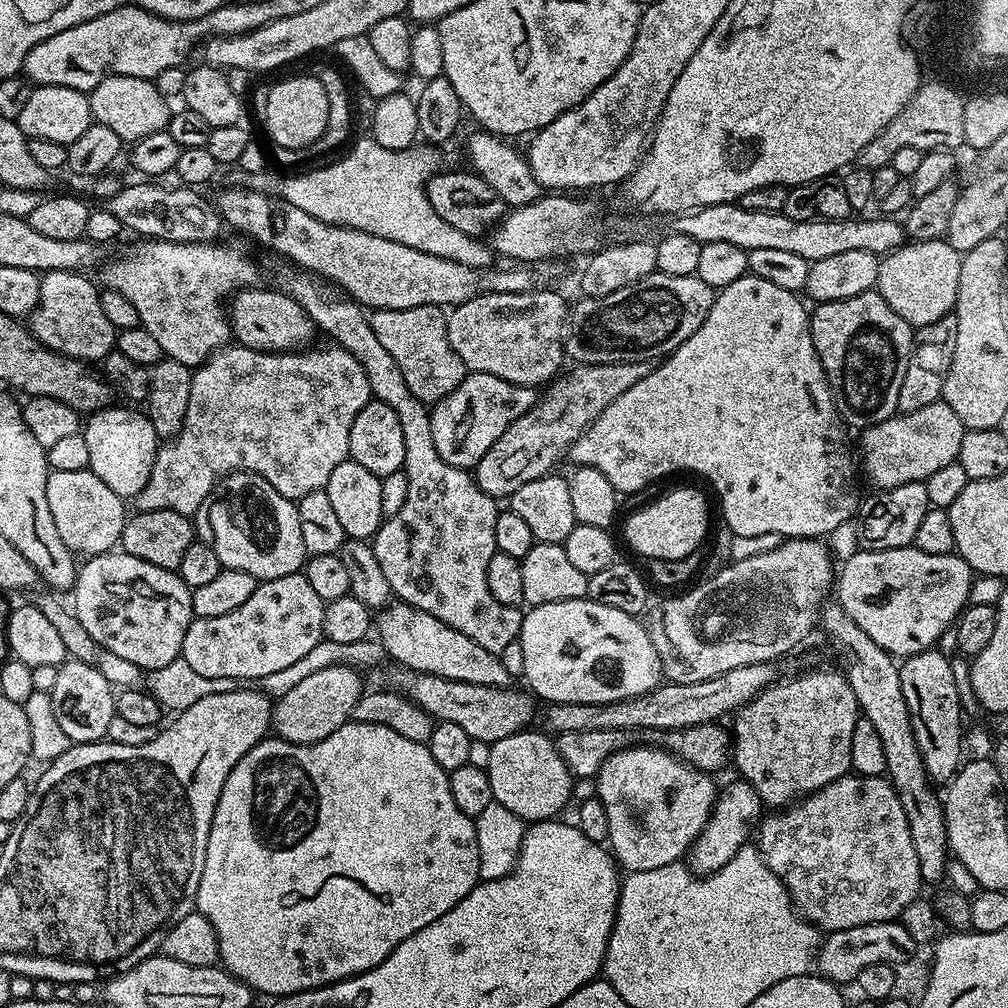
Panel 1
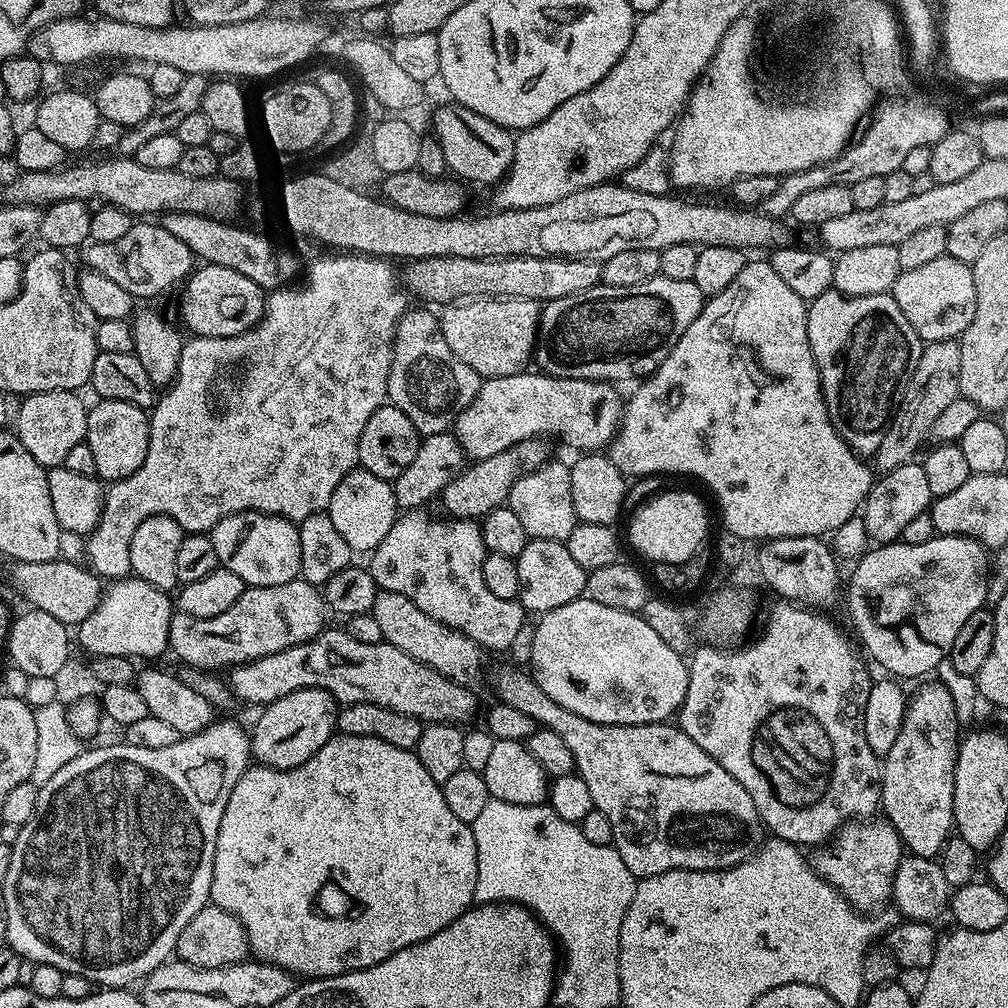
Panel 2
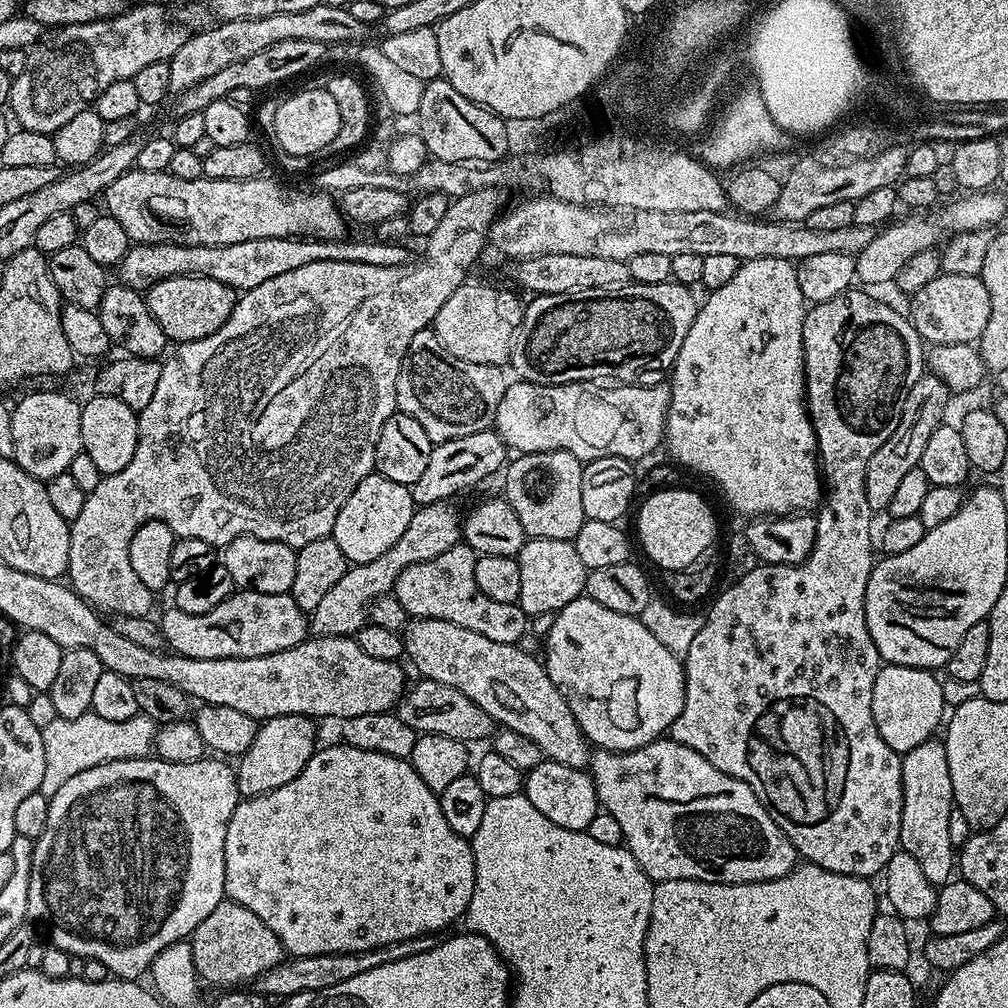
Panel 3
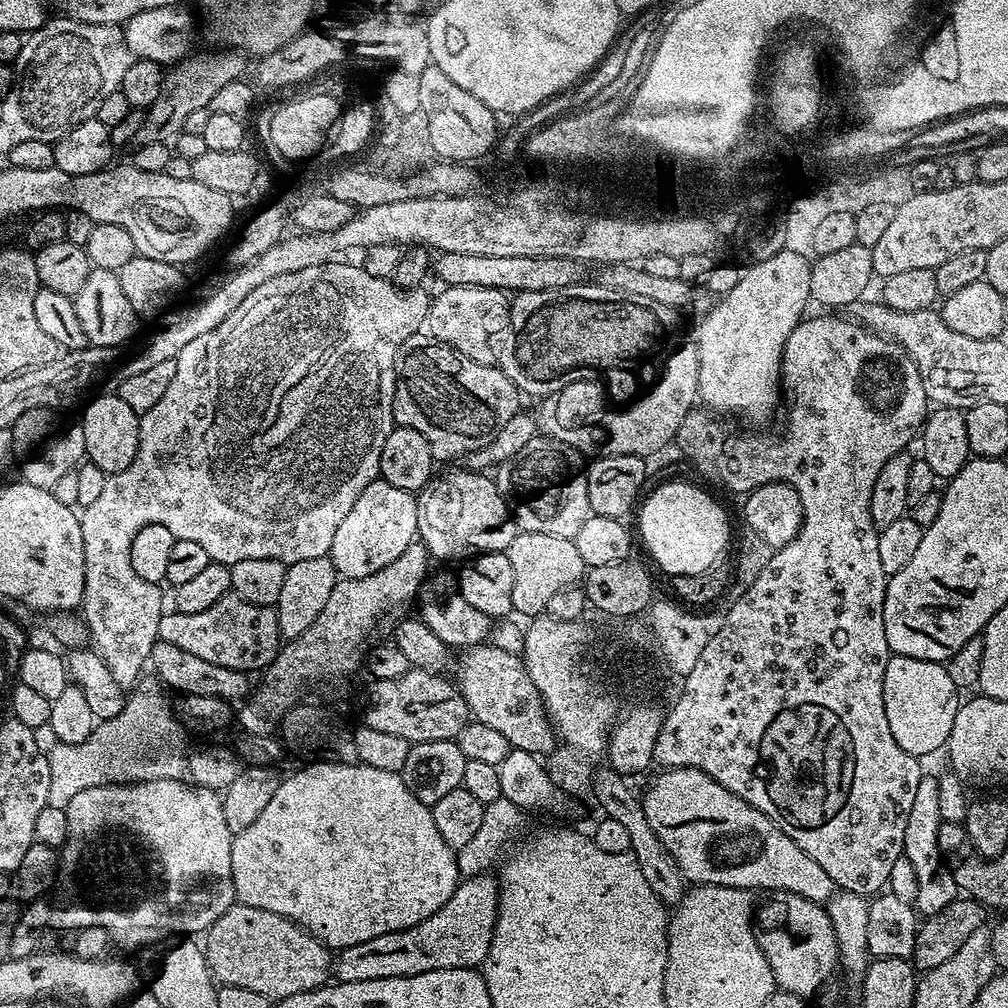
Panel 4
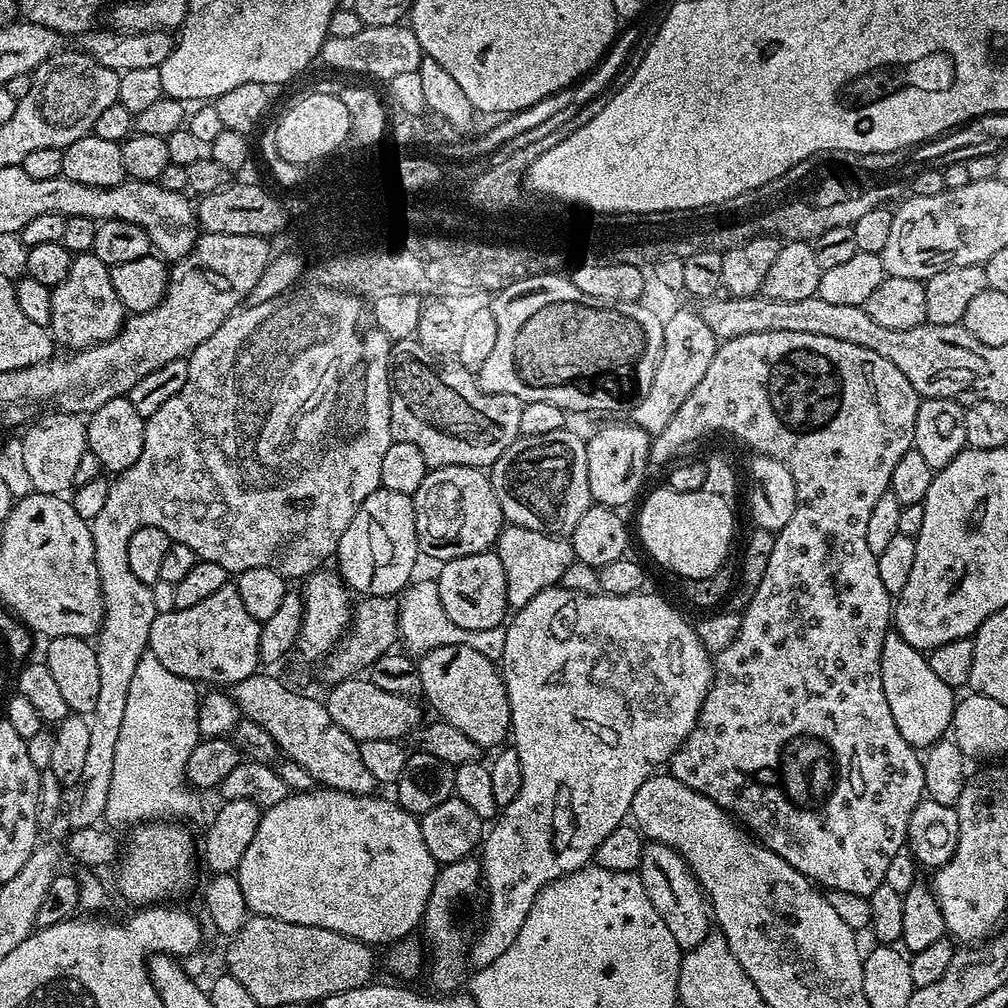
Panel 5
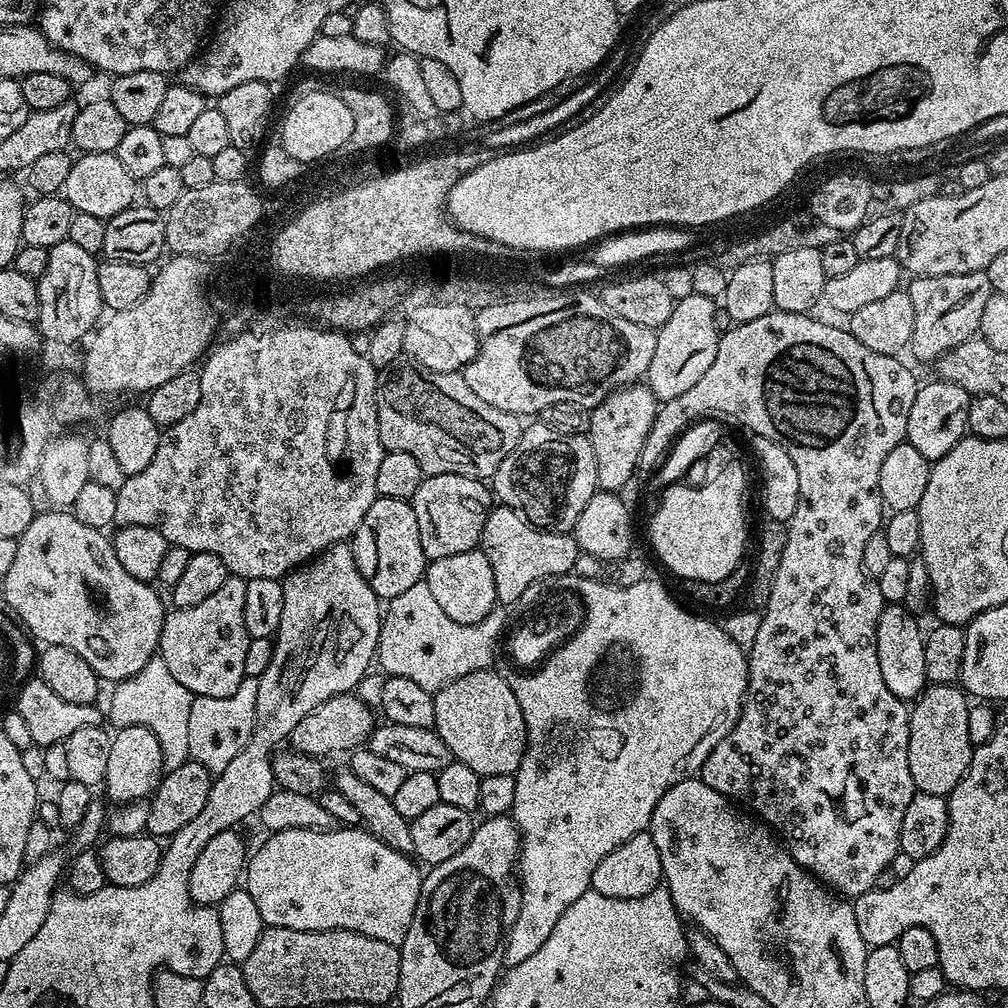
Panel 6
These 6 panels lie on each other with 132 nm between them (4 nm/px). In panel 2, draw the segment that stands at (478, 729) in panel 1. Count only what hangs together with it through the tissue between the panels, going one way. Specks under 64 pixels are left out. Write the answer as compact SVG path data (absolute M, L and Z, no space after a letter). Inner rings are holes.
M331 628L304 644L290 646L290 650L266 654L266 658L249 664L237 664L226 676L235 699L263 706L294 694L294 690L321 688L341 705L370 702L421 722L464 726L475 714L476 696L471 687L446 679L438 670L410 658L410 654L402 654L393 644L354 642L347 630Z

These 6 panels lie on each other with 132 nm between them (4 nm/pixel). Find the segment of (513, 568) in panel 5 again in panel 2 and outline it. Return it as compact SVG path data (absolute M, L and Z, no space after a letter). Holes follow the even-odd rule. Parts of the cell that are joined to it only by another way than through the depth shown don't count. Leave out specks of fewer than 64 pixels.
M529 539L522 554L514 559L518 566L518 599L525 613L543 614L558 610L558 606L566 606L566 602L574 602L584 596L588 573L582 566L578 566L578 561L570 554L565 541Z

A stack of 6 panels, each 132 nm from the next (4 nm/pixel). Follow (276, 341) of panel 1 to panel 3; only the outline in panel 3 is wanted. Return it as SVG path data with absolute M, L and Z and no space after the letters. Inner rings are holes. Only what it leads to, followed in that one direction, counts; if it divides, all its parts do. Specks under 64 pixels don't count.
M175 276L153 284L147 289L146 299L150 314L154 314L154 322L162 326L173 345L178 345L206 338L221 328L234 310L238 293L222 282L214 282L214 278Z

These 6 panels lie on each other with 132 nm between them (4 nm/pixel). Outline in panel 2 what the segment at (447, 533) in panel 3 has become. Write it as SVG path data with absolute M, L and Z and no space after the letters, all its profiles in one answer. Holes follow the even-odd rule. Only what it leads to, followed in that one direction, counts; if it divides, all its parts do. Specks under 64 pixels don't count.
M544 438L523 440L502 450L502 454L494 454L485 460L469 463L451 484L444 487L438 497L439 503L444 503L444 508L448 511L445 513L458 520L474 521L490 515L495 508L501 507L507 501L510 490L514 482L518 482L518 478L548 463L550 459L548 444L549 441Z

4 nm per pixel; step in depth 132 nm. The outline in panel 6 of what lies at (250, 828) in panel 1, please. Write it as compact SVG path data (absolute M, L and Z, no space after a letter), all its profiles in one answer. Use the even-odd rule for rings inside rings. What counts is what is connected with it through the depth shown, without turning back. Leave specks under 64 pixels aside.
M363 826L286 828L267 838L246 864L246 887L267 927L315 932L341 928L397 946L404 941L418 906L422 879L421 865L411 855L386 846Z

